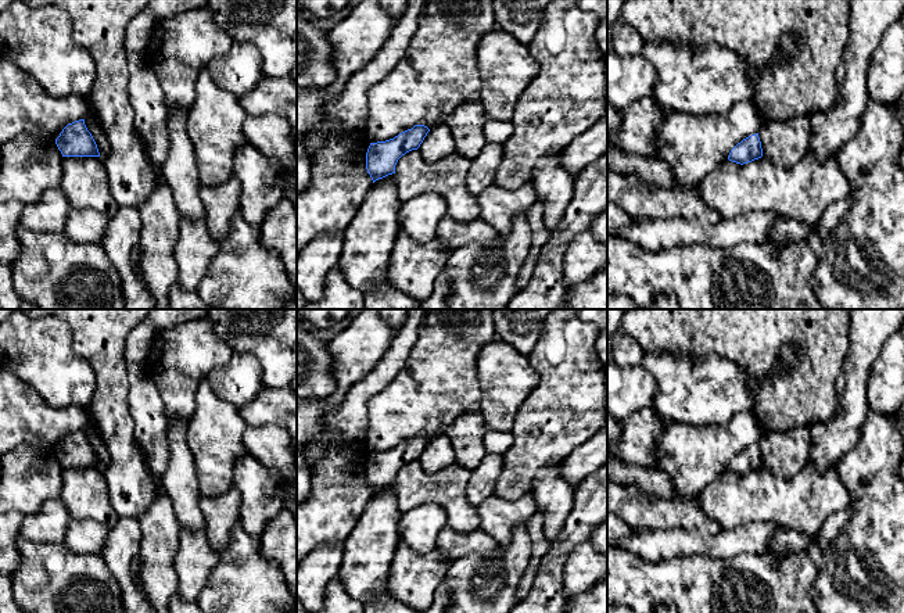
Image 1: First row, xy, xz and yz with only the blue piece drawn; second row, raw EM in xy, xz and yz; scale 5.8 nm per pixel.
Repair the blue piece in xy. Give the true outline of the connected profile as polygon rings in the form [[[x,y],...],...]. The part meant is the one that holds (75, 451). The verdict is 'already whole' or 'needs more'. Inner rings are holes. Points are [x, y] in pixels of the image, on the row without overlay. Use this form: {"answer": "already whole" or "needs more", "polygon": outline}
{"answer": "already whole", "polygon": [[[85,430],[68,434],[55,455],[62,467],[100,467],[97,455],[85,435]]]}

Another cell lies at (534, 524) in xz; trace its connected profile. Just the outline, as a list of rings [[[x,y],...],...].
[[[537,510],[527,520],[527,530],[531,538],[531,560],[527,564],[527,569],[519,582],[517,603],[521,602],[532,588],[532,584],[539,570],[541,560],[550,548],[550,542],[544,537],[542,526],[544,516],[539,510]]]

